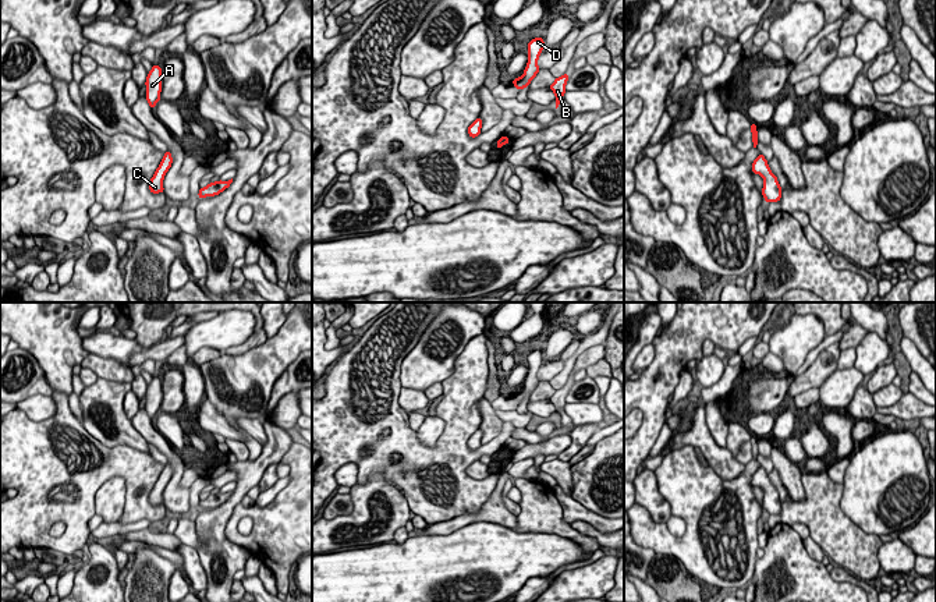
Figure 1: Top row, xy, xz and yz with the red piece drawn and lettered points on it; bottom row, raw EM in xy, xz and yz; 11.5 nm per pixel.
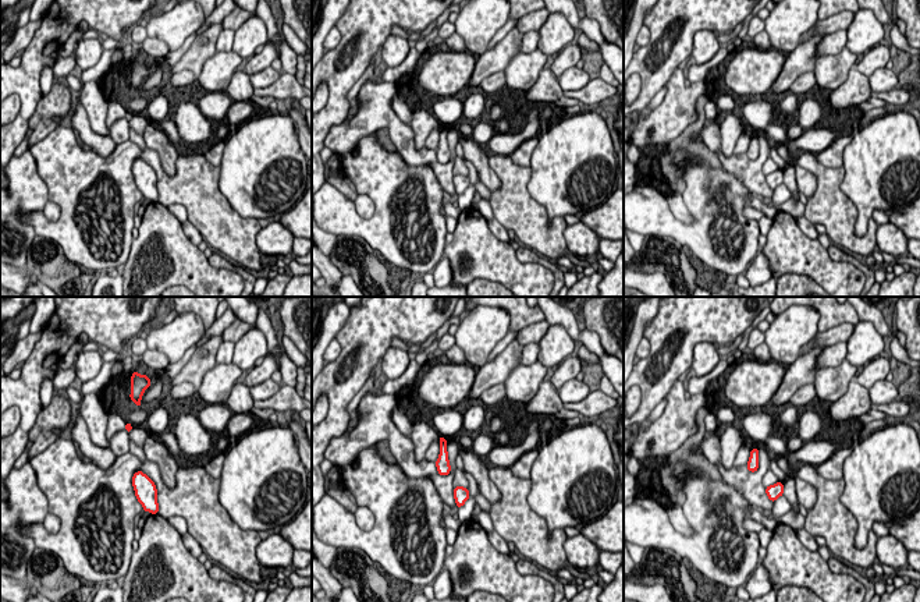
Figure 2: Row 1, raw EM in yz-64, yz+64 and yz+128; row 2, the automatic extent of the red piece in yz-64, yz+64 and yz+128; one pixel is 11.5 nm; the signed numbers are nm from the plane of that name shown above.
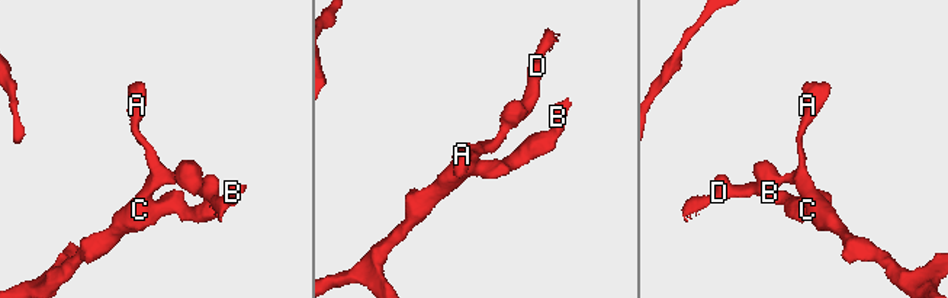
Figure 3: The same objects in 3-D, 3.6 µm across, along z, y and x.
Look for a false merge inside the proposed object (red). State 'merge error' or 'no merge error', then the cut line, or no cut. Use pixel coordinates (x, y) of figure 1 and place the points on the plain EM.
no merge error; cut none

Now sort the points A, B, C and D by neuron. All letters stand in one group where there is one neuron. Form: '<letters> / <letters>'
A B C D

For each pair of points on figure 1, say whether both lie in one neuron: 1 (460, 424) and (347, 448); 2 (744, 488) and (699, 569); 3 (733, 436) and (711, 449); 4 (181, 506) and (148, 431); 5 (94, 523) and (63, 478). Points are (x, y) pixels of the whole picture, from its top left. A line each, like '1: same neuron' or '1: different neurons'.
1: same neuron
2: same neuron
3: different neurons
4: same neuron
5: different neurons

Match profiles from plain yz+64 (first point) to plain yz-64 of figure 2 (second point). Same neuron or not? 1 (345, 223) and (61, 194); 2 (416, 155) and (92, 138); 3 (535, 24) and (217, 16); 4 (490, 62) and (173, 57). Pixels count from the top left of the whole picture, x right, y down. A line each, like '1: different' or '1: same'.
1: same
2: same
3: different
4: different

